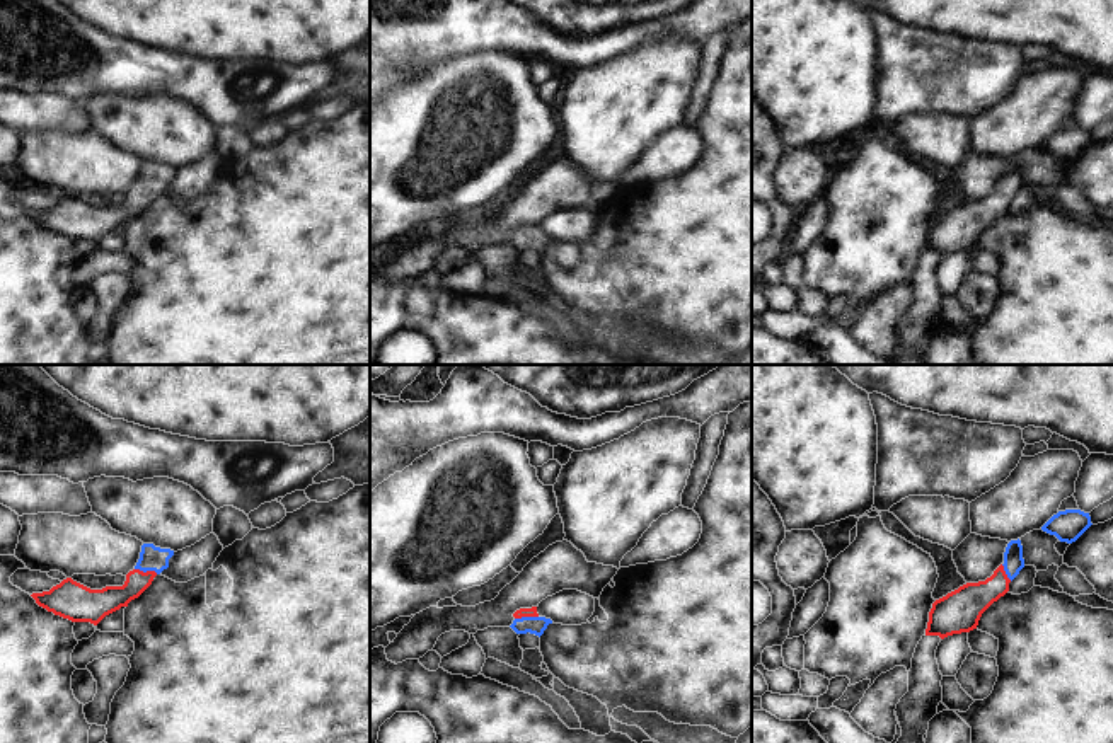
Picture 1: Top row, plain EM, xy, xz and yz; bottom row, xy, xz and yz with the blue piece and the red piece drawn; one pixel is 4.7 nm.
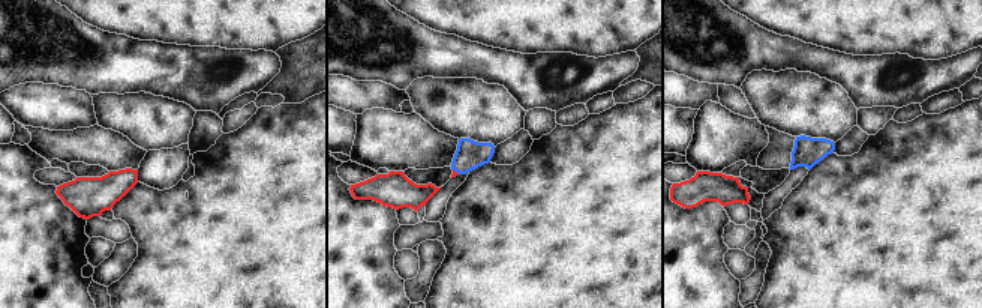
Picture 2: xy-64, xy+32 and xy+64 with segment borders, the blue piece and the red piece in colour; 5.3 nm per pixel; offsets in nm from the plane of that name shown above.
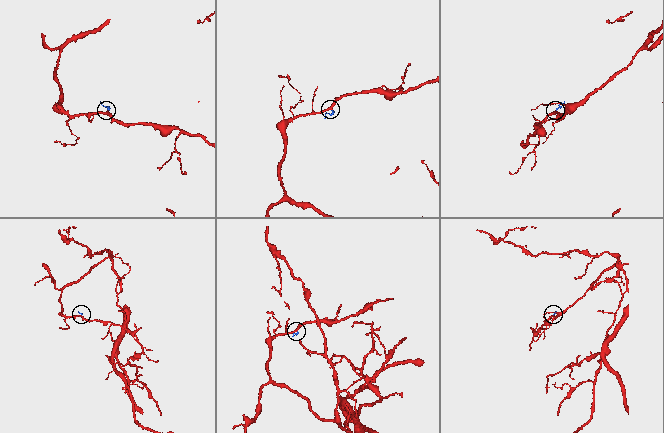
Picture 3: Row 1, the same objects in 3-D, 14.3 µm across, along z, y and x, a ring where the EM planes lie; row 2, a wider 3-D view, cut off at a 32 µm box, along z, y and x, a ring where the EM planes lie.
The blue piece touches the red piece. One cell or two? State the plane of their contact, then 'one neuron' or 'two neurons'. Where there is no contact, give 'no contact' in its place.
meets blue in xz; one neuron

